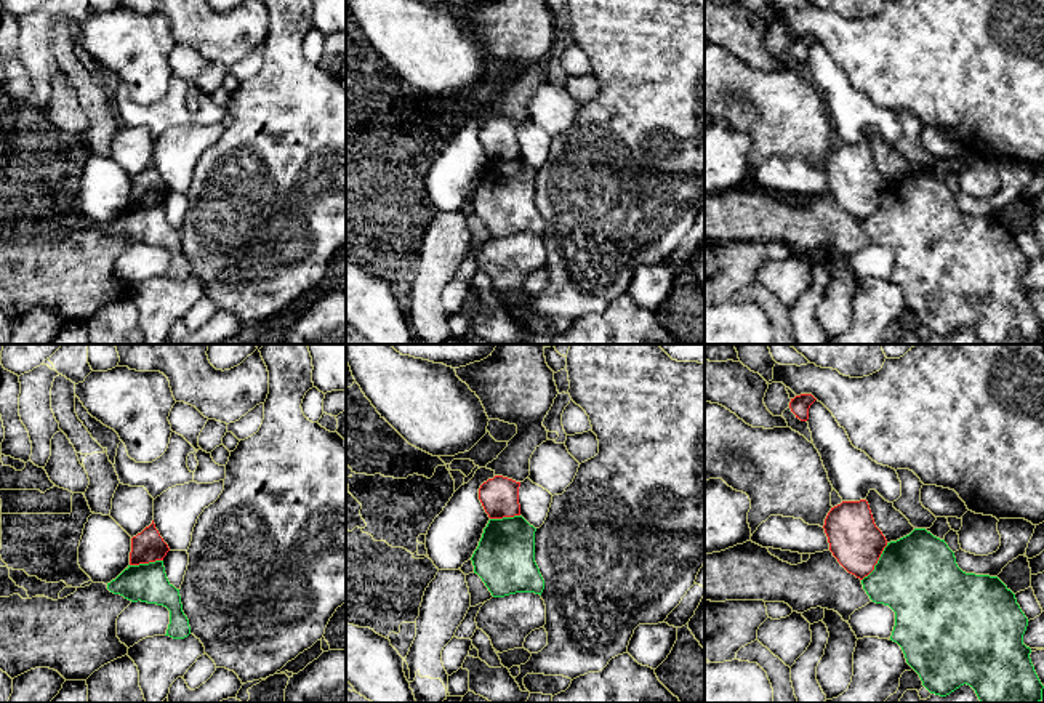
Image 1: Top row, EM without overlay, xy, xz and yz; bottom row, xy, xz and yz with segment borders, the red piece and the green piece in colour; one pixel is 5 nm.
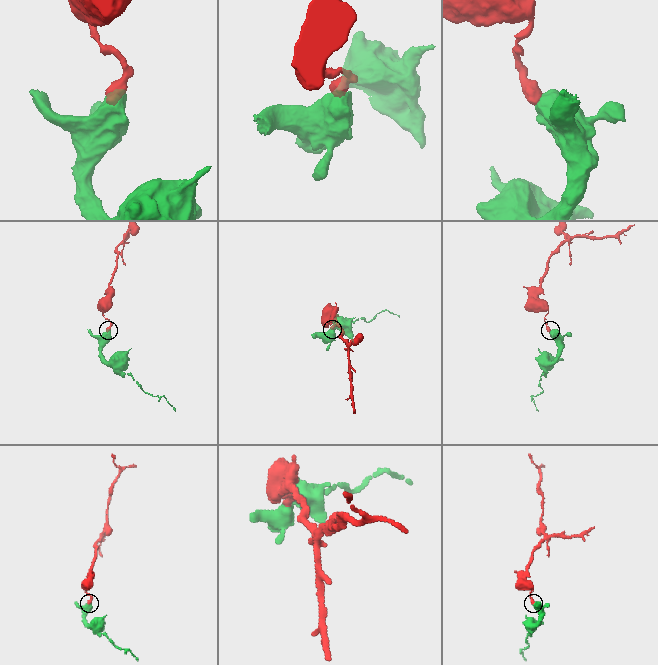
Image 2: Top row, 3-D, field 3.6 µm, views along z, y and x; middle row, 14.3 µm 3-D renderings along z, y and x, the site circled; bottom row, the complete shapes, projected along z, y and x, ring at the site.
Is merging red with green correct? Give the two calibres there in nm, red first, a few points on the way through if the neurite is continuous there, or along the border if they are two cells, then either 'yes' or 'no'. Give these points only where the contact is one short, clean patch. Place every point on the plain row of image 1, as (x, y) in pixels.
260 nm thick on the red side, 420 nm on the other; border along yz (887, 184), (875, 208), (862, 221); no

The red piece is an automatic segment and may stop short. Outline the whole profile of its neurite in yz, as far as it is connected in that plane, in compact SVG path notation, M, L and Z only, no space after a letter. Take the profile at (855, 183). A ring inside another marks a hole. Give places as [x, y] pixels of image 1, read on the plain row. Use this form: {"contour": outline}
{"contour": "M866 141L842 143L825 160L829 192L852 216L863 221L877 205L887 181L876 168Z"}

